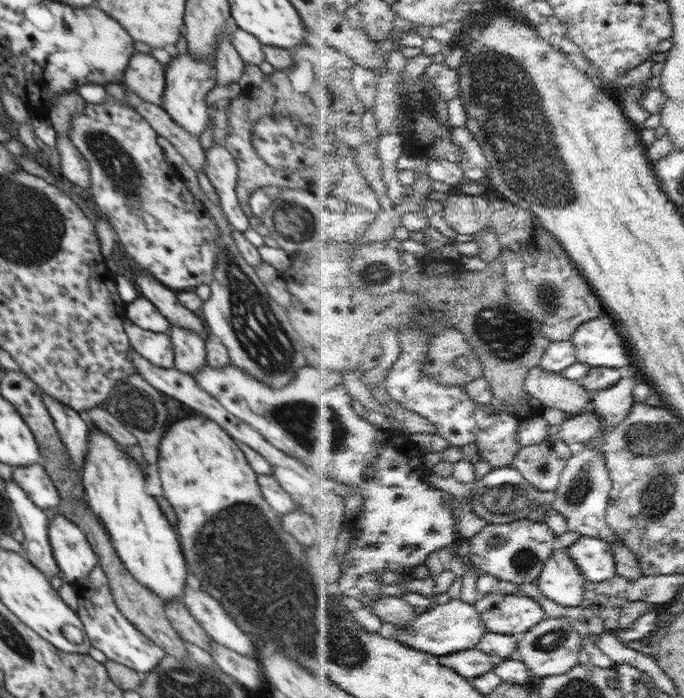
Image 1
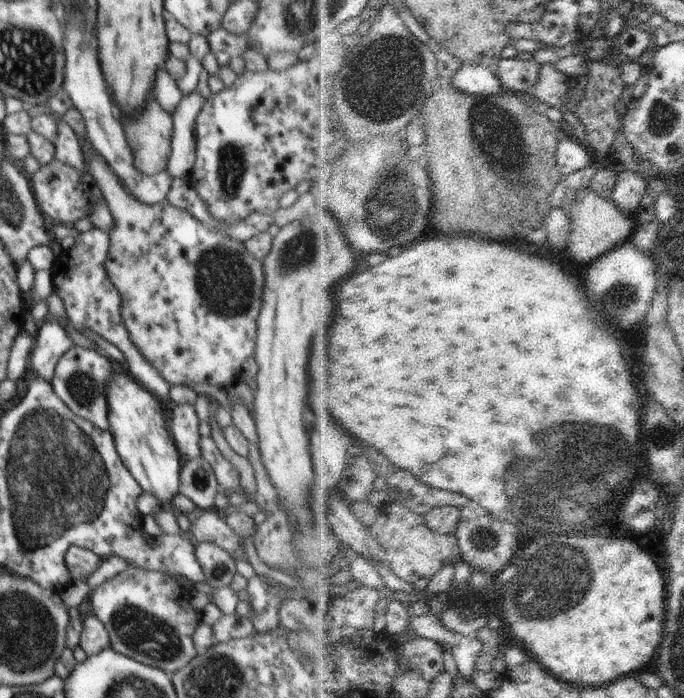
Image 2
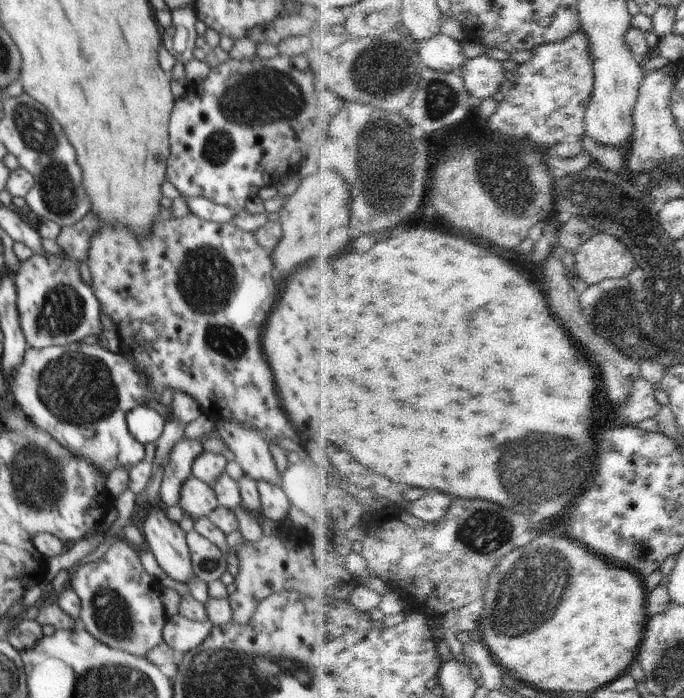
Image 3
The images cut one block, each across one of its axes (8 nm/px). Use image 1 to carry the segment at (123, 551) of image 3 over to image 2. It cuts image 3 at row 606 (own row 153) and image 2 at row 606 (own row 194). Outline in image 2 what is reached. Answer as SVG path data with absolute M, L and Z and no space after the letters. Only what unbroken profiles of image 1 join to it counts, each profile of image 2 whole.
M129 565L124 572L92 590L89 598L95 616L108 631L111 648L117 653L142 664L160 668L166 674L184 668L198 654L193 636L197 626L202 622L201 611L192 606L190 592L179 586L174 577Z

